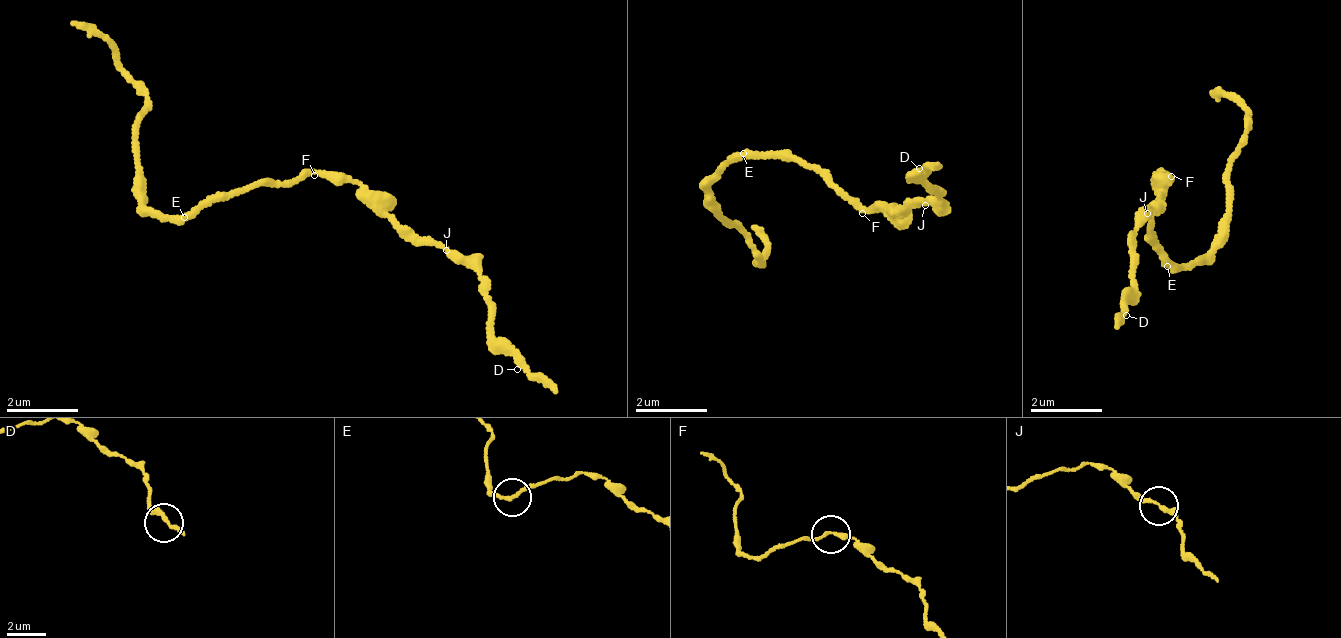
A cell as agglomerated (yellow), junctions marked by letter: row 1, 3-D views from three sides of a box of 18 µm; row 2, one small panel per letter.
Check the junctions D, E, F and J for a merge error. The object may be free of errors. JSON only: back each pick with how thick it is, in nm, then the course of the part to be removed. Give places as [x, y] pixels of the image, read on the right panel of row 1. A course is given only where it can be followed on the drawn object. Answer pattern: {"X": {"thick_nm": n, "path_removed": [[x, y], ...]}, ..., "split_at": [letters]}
{"split_at": []}

